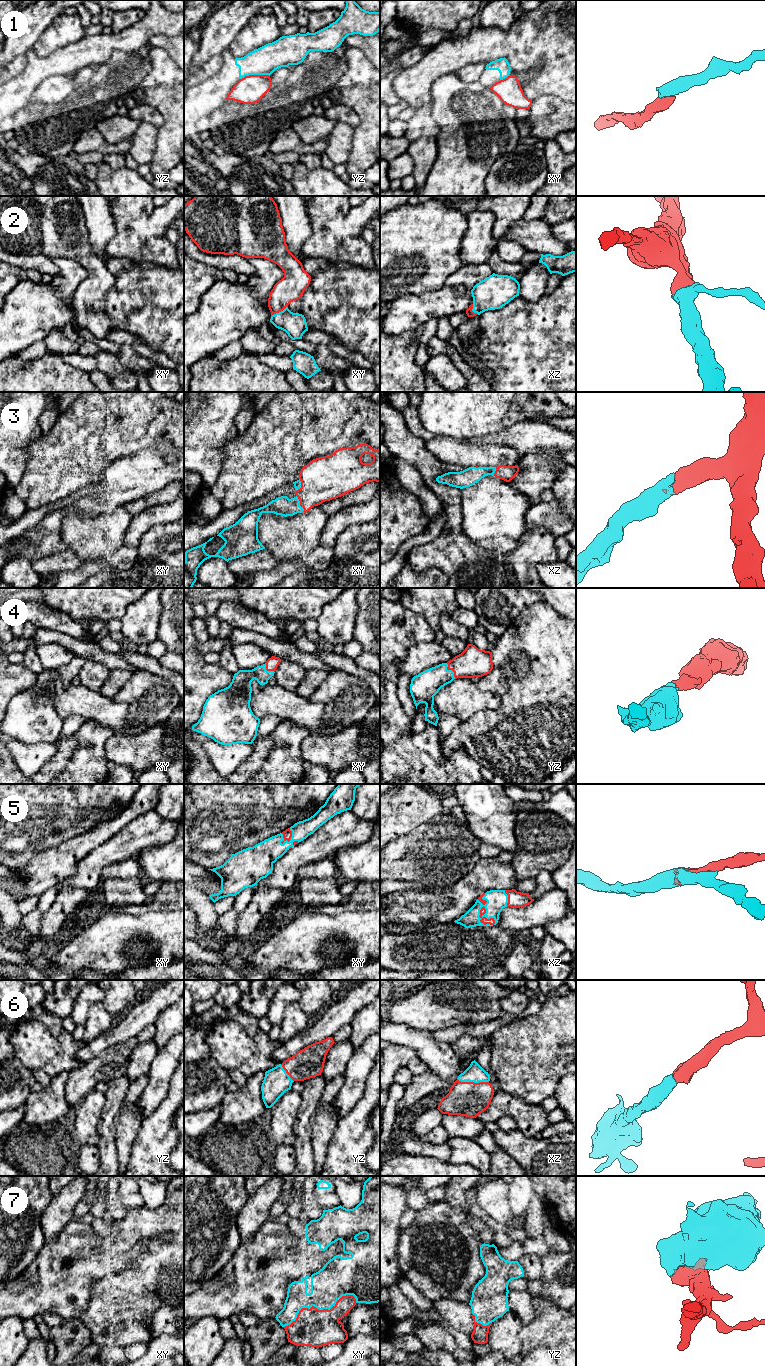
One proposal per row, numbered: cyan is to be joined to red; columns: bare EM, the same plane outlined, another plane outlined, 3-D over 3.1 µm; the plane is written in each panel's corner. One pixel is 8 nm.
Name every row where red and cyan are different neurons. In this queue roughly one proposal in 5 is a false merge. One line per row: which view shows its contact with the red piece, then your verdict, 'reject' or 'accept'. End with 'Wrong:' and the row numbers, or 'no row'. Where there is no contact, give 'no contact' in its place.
1: yz | reject
2: xy | accept
3: xy | accept
4: yz | accept
5: xz | accept
6: xz | accept
7: xy | accept
Wrong: 1

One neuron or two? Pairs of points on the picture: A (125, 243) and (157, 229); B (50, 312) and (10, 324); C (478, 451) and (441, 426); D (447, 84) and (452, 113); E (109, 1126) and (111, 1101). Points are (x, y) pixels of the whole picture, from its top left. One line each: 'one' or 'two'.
A: two
B: one
C: two
D: one
E: one

